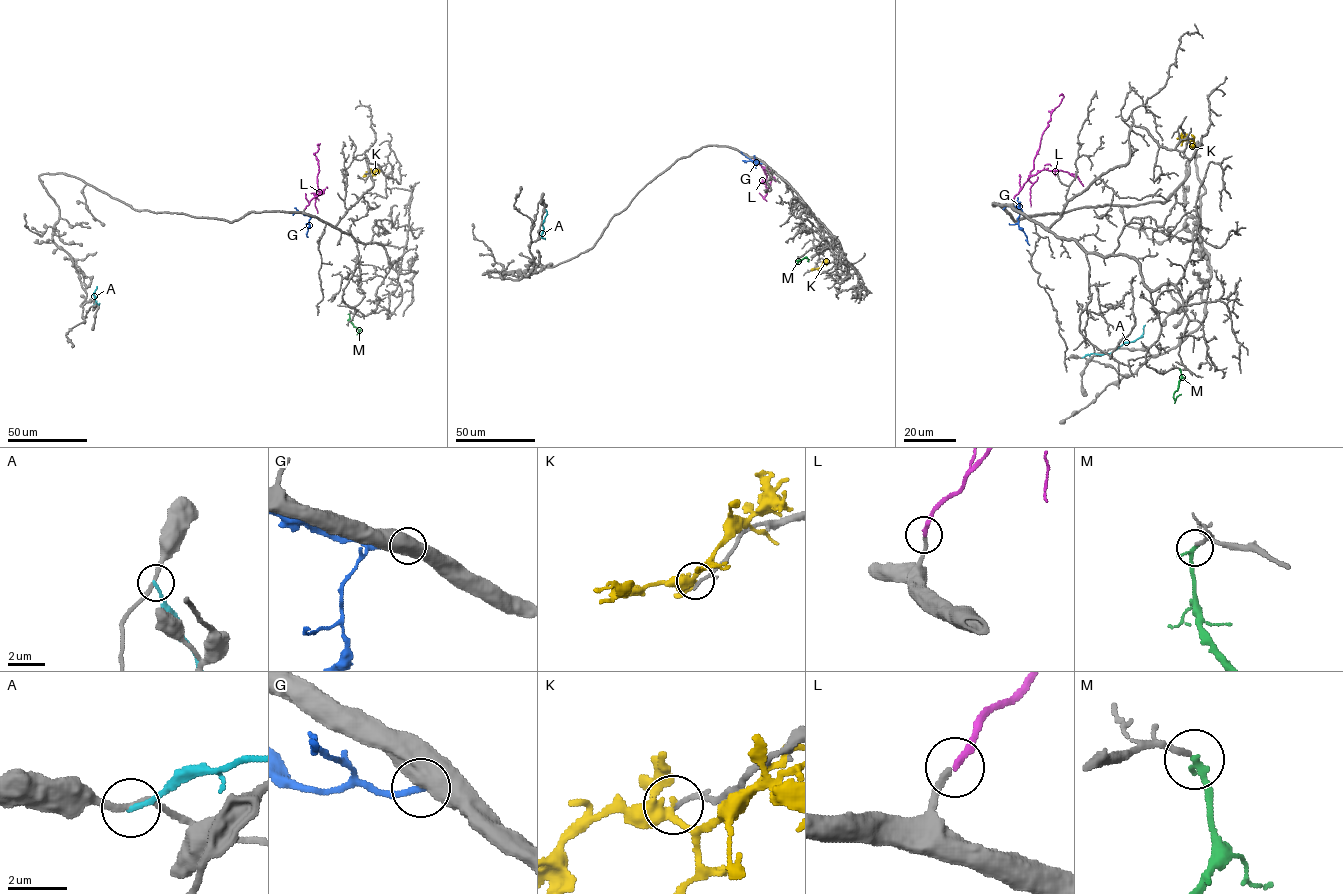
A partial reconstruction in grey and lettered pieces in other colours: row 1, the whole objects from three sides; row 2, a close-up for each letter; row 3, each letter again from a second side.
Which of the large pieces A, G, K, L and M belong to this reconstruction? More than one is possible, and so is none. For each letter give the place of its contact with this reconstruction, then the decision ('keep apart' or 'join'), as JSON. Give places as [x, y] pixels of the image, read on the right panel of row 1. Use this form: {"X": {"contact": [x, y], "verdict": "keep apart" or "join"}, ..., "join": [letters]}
{"A": {"contact": [1081, 358], "verdict": "keep apart"}, "G": {"contact": [1022, 212], "verdict": "keep apart"}, "K": {"contact": [1192, 139], "verdict": "keep apart"}, "L": {"contact": [1013, 200], "verdict": "join"}, "M": {"contact": [1179, 369], "verdict": "join"}, "join": ["L", "M"]}

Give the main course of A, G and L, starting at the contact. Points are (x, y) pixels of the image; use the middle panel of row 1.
A: (540, 200), (547, 212), (541, 234), (545, 239)
G: (763, 163), (752, 162), (741, 151)
L: (753, 158), (766, 170), (766, 179), (762, 182), (765, 186)

